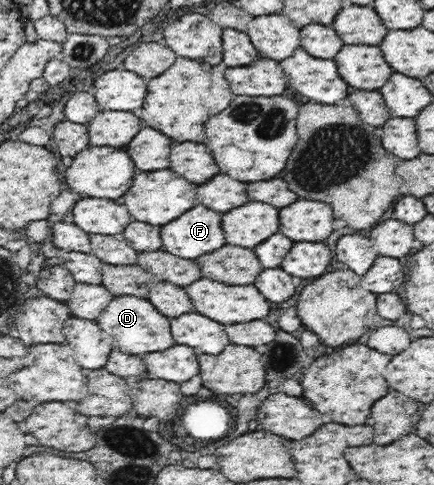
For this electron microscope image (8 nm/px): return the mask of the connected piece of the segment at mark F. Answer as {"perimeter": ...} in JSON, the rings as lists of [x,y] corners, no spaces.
{"perimeter":[[[195,206],[161,227],[162,249],[175,256],[195,260],[225,244],[221,214]]]}

